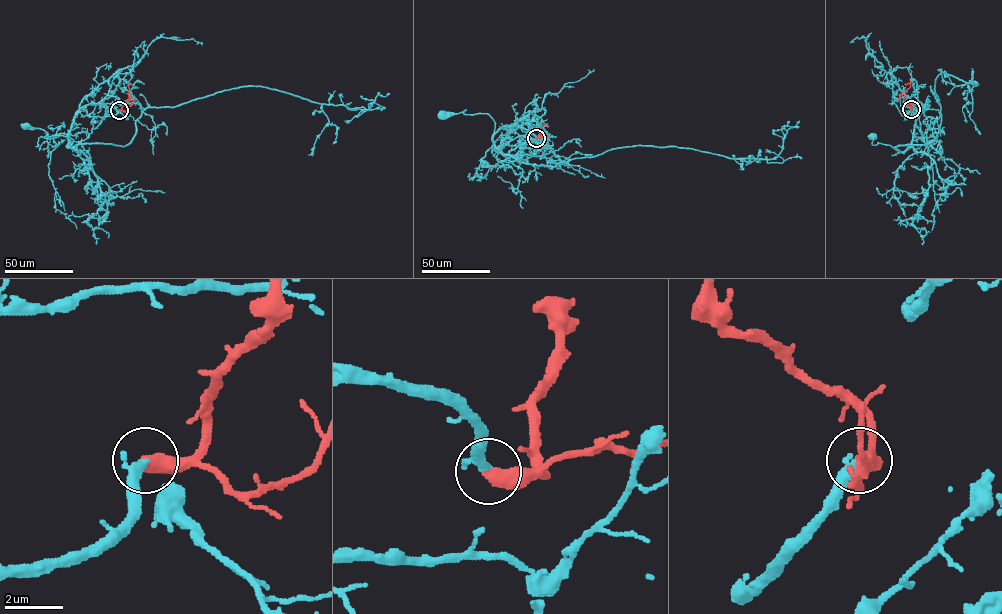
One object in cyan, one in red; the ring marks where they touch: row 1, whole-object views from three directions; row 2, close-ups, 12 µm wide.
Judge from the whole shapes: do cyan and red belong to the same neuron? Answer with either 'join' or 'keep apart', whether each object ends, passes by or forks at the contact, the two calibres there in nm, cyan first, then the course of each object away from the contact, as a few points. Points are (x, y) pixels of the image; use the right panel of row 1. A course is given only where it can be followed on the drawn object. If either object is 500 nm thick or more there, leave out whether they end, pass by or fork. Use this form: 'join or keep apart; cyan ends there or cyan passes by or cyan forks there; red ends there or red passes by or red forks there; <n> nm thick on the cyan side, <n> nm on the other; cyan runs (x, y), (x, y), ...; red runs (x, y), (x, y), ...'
join; 240 nm thick on the cyan side, 550 nm on the other; cyan runs (911, 109), (905, 116), (909, 119), (912, 112), (914, 131), (905, 150), (872, 145), (872, 135); red runs (911, 109), (903, 99), (910, 86), (904, 83)

